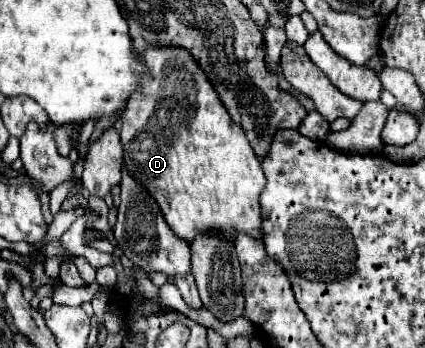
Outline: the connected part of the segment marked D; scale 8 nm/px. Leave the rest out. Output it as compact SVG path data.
M149 45L139 55L139 61L149 69L151 79L141 83L141 89L127 99L121 115L119 135L125 149L125 167L155 197L155 201L159 201L167 223L175 229L175 235L183 237L187 243L191 243L199 231L225 233L231 239L235 239L237 233L251 233L251 237L261 239L263 219L259 193L265 185L261 163L253 153L243 127L233 123L201 65L187 49L173 45Z

